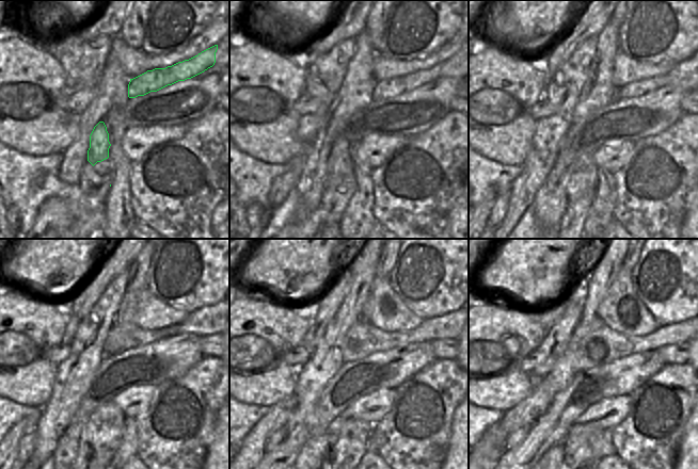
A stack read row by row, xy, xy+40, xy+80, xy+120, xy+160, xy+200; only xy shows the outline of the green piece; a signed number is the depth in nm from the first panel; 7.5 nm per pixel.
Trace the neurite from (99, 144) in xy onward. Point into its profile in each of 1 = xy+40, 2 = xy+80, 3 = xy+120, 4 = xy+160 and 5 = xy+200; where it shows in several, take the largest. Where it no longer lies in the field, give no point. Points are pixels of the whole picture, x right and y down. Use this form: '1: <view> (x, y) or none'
1: xy+40 (340, 170)
2: xy+80 (581, 179)
3: xy+120 (105, 425)
4: xy+160 (347, 437)
5: xy+200 (578, 455)

